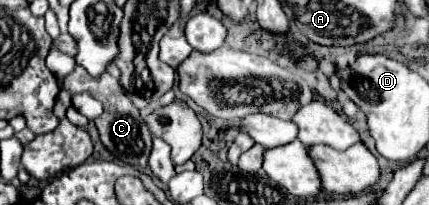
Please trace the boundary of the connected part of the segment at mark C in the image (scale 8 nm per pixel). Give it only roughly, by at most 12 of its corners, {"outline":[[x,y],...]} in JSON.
{"outline":[[84,67],[62,79],[104,103],[96,119],[116,159],[146,169],[152,135],[118,79]]}

